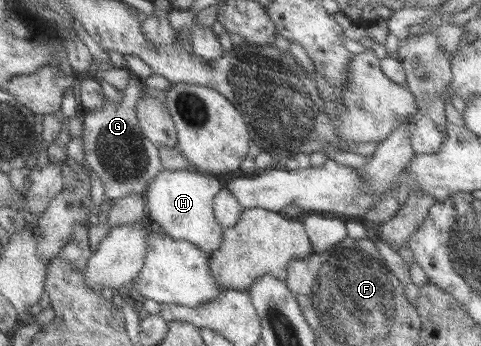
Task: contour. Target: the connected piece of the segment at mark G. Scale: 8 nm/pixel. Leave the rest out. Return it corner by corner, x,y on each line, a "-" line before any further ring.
131,76
131,84
124,89
125,97
119,103
107,99
102,110
91,110
83,121
85,162
99,175
105,185
105,200
125,198
133,193
144,194
151,182
163,168
159,150
155,144
141,134
137,104
141,98
143,81

